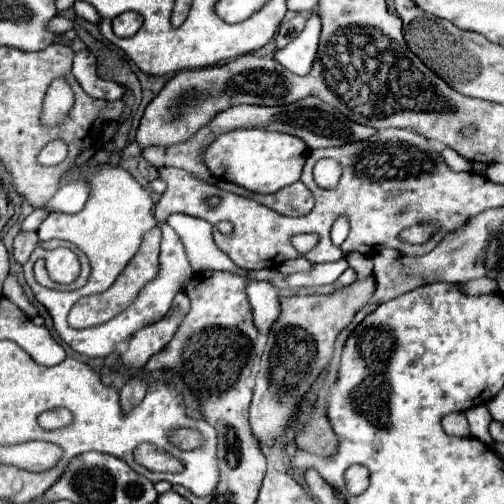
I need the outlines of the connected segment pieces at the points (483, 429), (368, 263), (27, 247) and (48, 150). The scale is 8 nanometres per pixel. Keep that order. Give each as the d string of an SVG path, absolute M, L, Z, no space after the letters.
M486 404L472 406L470 410L466 410L466 418L468 418L468 424L470 424L472 436L482 440L484 444L492 444L492 438L488 434L488 424L492 422L492 416L490 416Z
M352 252L346 257L348 264L351 268L356 270L356 281L365 280L372 274L373 260L371 256L360 254L359 252Z
M20 232L20 236L16 238L16 246L14 246L16 262L24 264L30 258L30 254L34 252L36 246L42 246L42 242L36 236L36 232Z
M54 140L54 142L50 142L50 144L40 152L38 162L40 162L42 166L56 166L56 164L64 162L66 156L68 156L66 144L60 142L60 140Z

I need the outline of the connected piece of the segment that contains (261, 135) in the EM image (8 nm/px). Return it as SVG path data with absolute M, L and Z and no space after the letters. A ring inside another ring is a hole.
M232 130L220 134L202 152L202 160L210 174L218 180L228 178L230 182L258 194L274 194L280 188L300 180L308 146L290 134L268 132L268 130Z

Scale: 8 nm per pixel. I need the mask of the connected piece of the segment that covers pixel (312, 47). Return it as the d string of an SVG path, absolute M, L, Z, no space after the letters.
M312 14L304 26L304 30L288 44L286 48L280 48L274 52L274 58L286 66L294 74L308 74L312 68L312 60L316 56L318 48L318 36L320 36L320 18Z

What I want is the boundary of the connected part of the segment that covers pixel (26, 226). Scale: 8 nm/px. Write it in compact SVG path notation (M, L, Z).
M44 208L34 210L34 212L32 212L24 222L22 222L22 230L38 230L40 222L42 222L46 216L48 216L48 212L46 212Z

